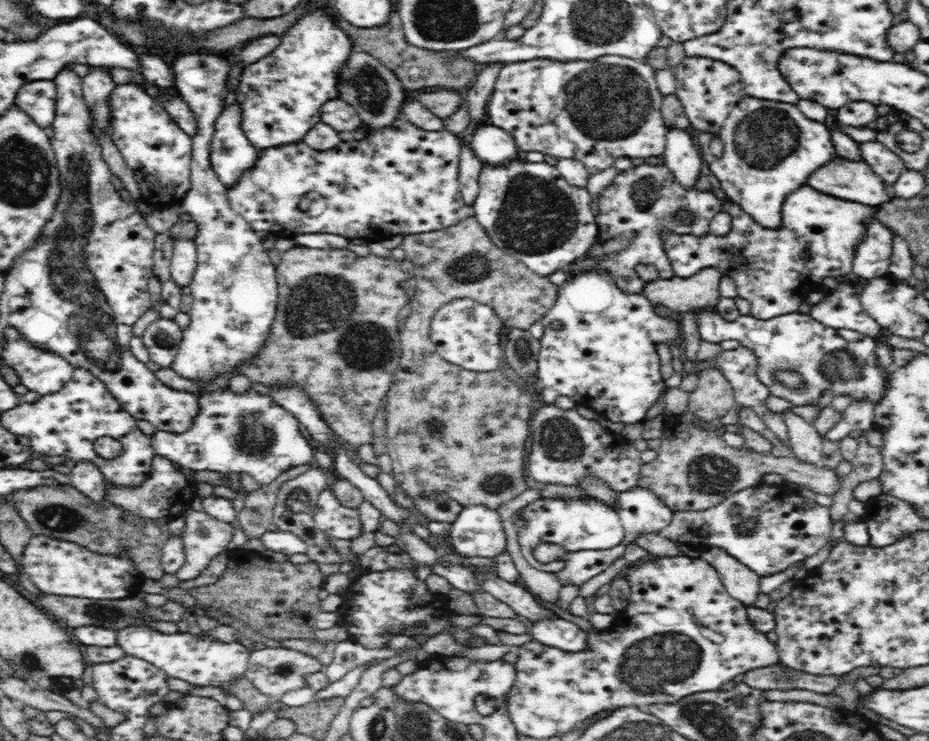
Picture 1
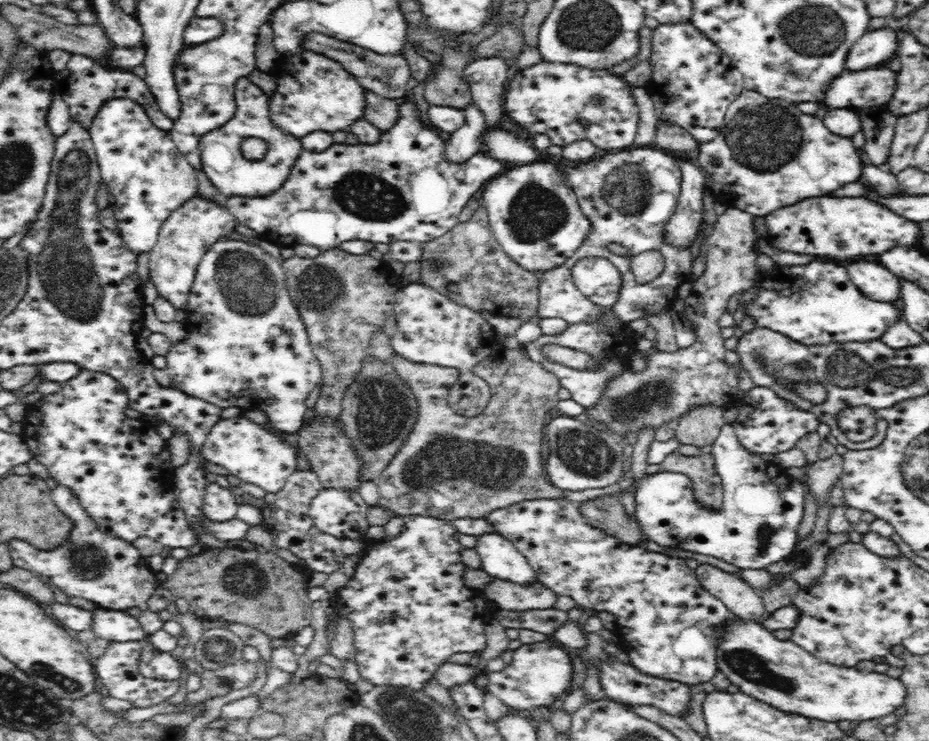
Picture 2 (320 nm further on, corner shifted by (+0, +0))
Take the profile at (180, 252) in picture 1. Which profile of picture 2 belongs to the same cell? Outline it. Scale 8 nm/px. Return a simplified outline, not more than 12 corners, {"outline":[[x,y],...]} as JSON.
{"outline":[[196,195],[162,223],[149,257],[160,297],[184,309],[198,264],[235,231]]}

